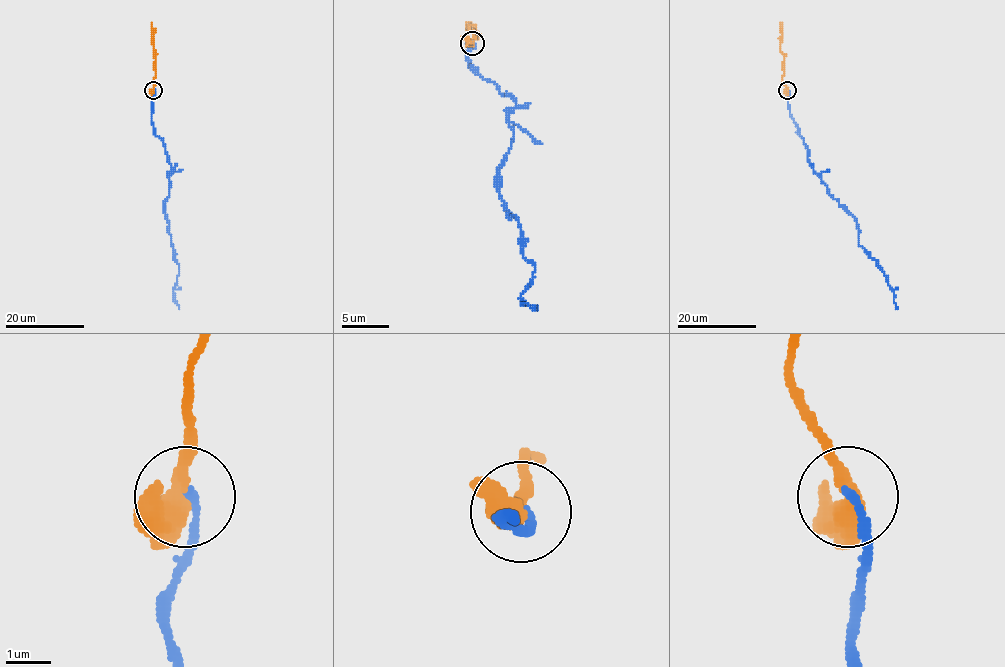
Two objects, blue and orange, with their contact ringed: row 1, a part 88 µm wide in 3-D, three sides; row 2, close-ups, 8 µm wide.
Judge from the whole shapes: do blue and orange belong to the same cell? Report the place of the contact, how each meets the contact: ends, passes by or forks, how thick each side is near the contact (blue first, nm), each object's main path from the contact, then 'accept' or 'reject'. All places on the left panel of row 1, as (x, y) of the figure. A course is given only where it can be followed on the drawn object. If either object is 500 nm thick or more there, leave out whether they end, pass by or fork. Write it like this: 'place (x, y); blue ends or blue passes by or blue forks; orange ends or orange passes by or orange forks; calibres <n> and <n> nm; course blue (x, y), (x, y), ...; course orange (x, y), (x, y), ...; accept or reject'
place (153, 90); blue ends; orange forks; calibres 190 and 360 nm; course blue (154, 89), (153, 132), (163, 140), (171, 167), (164, 212), (173, 259), (179, 268), (173, 292), (179, 309); course orange (154, 89), (155, 54), (151, 22); accept

